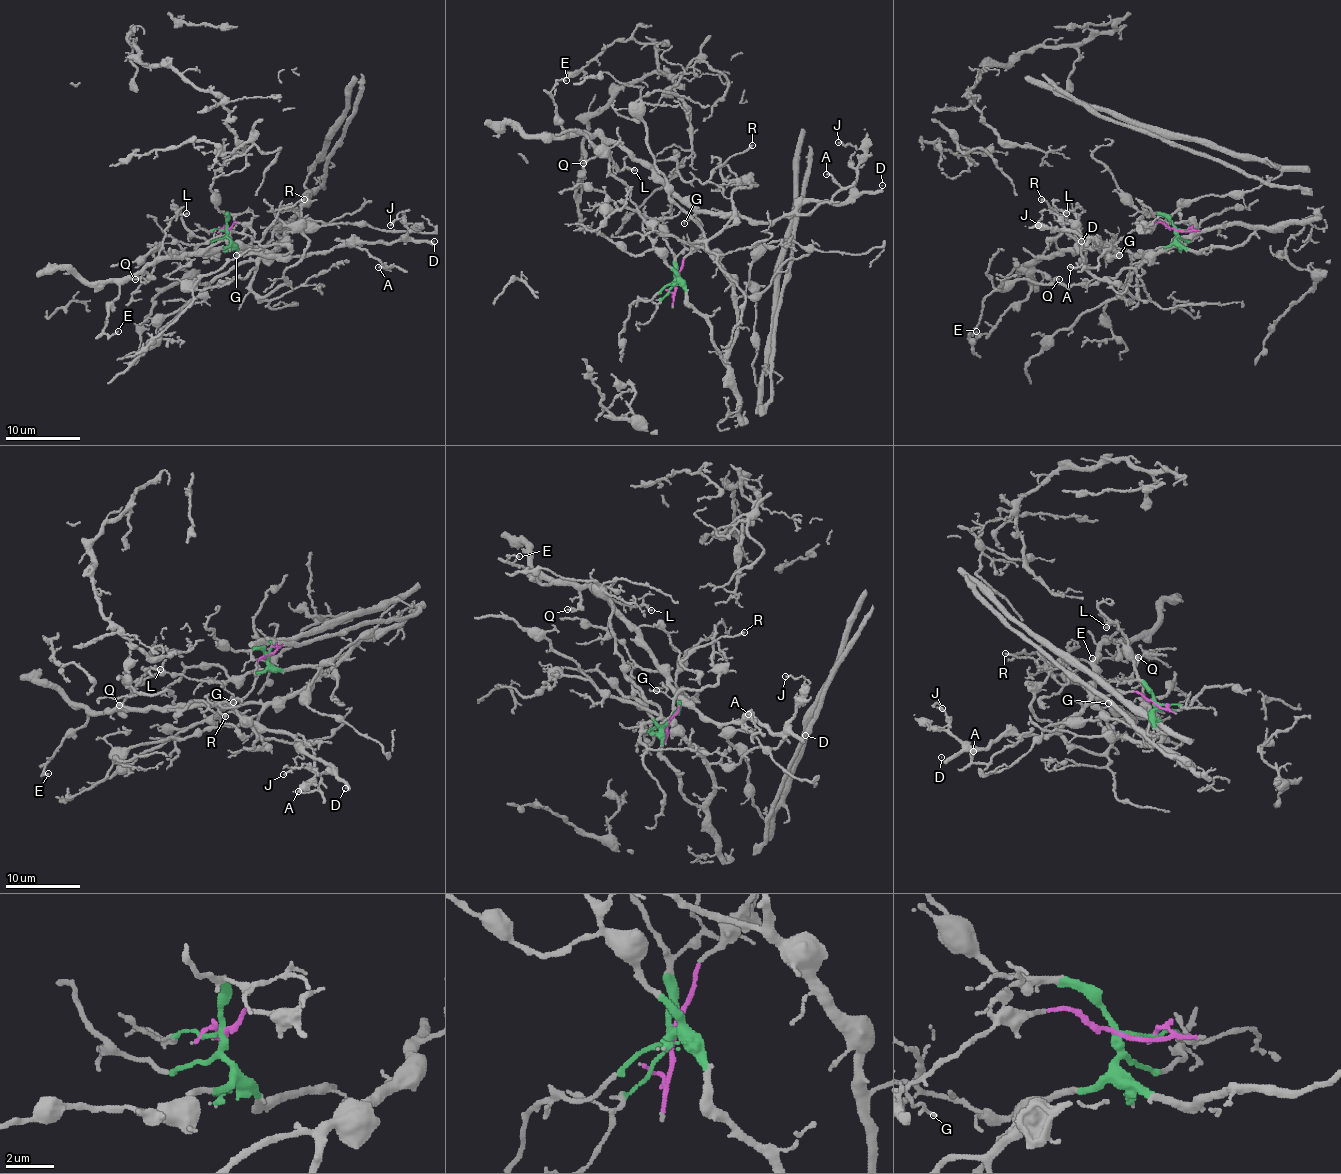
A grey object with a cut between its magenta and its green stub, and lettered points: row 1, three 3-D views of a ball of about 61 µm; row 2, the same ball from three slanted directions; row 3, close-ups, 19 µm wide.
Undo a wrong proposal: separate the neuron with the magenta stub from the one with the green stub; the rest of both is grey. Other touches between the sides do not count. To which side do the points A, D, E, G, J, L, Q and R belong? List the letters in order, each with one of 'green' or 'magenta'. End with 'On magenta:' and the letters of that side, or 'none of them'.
A: magenta
D: magenta
E: magenta
G: magenta
J: magenta
L: magenta
Q: magenta
R: magenta
On magenta: A, D, E, G, J, L, Q, R

